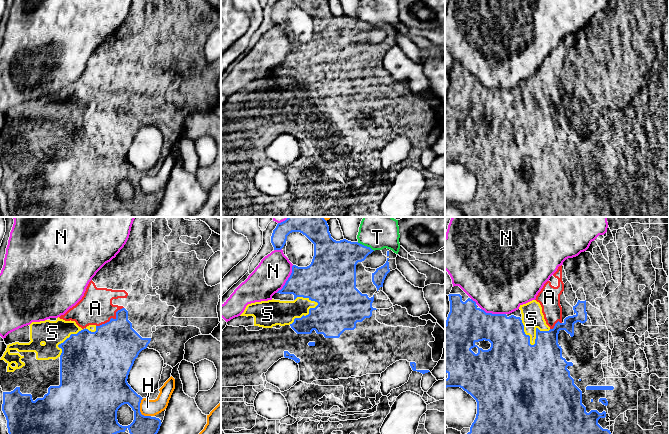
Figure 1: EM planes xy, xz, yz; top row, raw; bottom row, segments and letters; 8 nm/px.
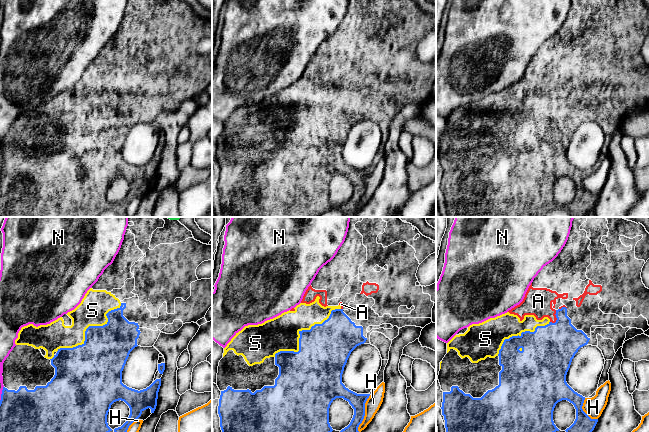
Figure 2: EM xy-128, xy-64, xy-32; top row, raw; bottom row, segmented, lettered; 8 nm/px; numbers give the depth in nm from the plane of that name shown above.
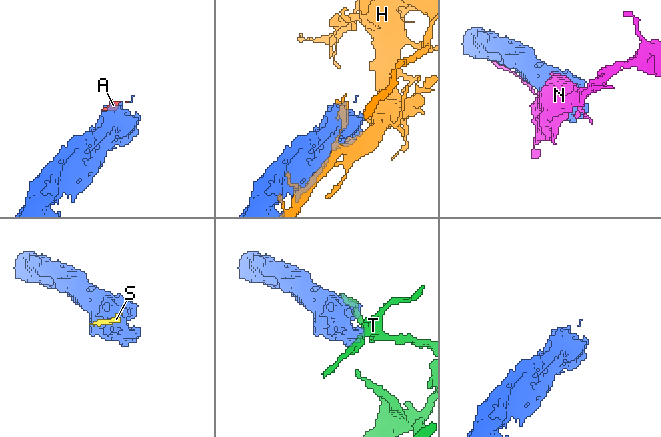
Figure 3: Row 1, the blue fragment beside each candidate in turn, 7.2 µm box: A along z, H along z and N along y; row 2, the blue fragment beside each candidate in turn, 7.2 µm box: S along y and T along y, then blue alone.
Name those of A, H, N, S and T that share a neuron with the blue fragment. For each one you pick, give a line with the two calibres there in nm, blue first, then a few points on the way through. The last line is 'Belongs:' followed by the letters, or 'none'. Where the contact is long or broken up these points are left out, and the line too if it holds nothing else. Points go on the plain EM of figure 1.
A: calibres 400 and 280 nm
S: calibres 480 and 180 nm
Belongs: A, S

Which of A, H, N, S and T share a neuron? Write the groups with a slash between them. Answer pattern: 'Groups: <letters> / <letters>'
Groups: A S / H / N / T

